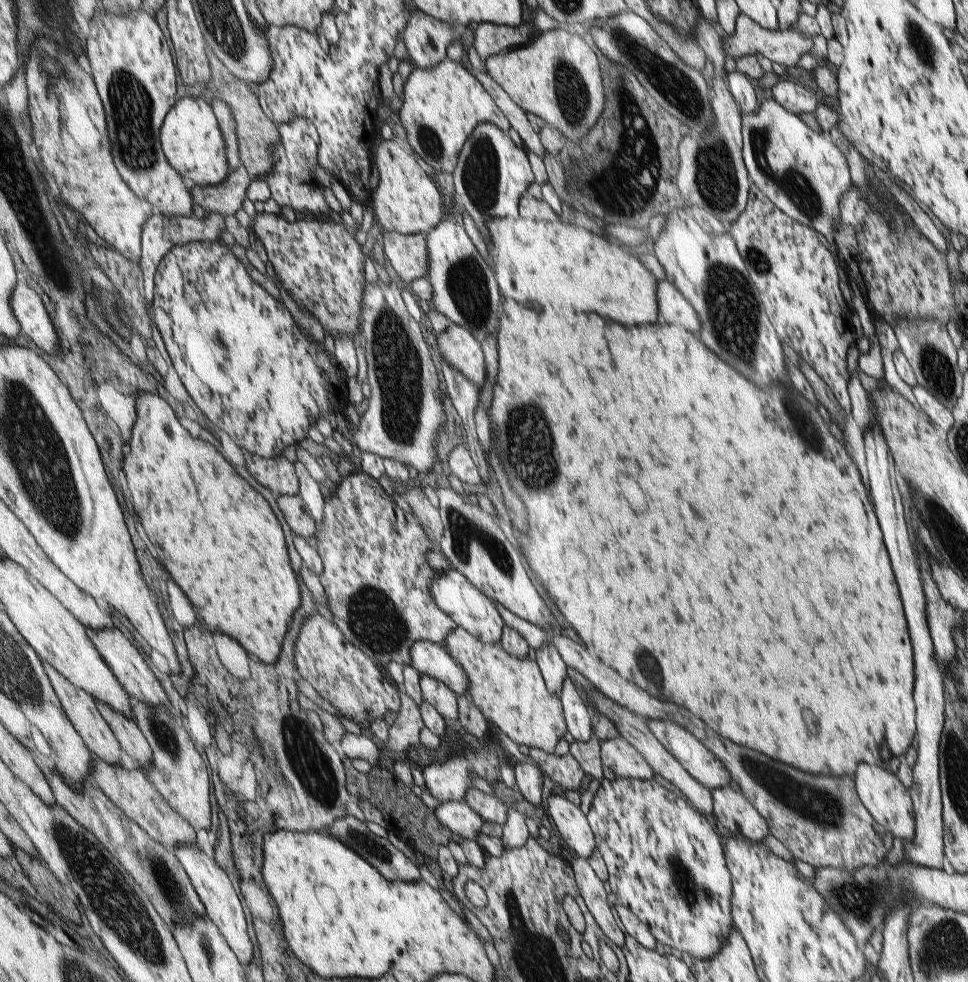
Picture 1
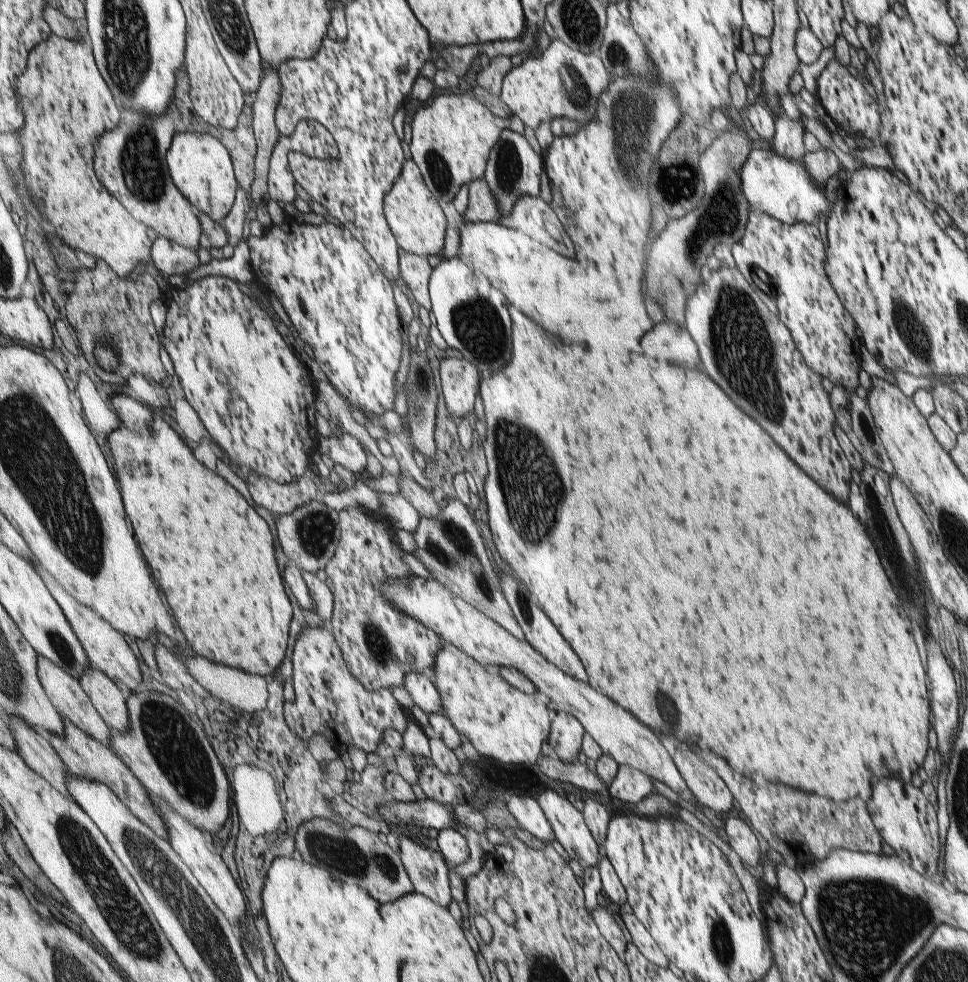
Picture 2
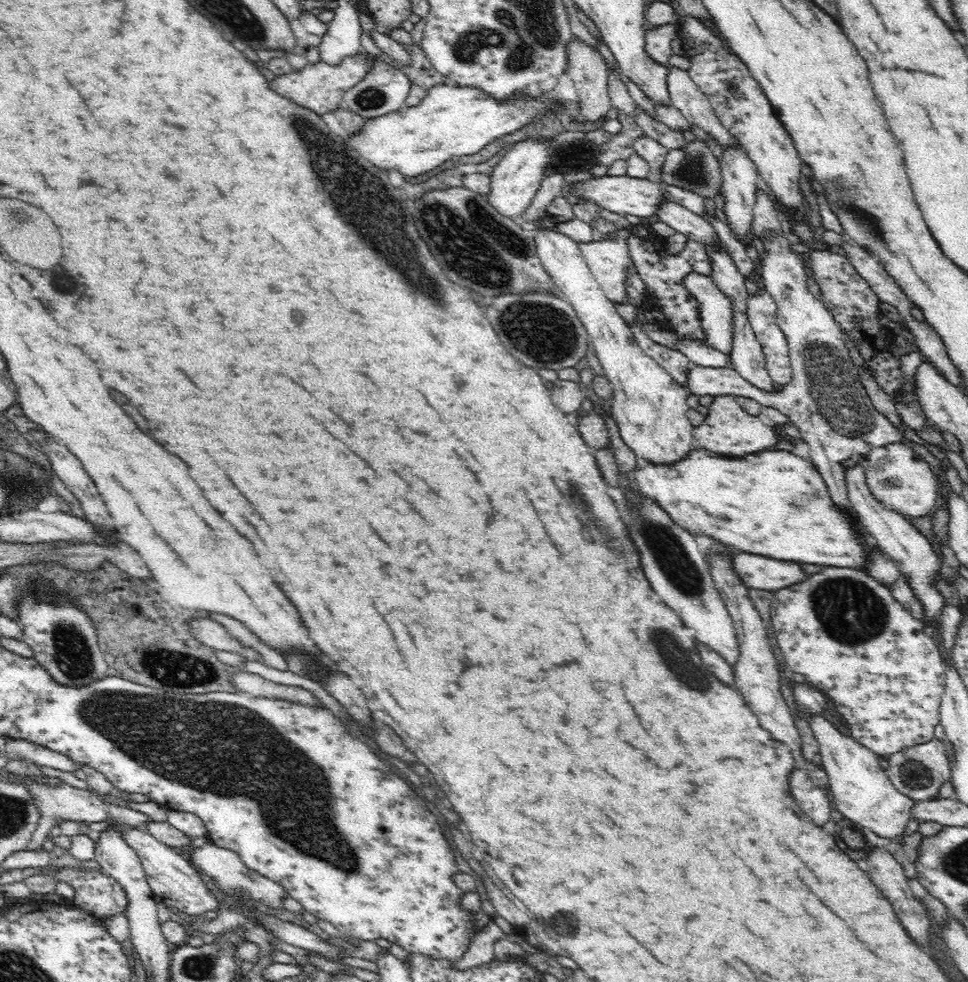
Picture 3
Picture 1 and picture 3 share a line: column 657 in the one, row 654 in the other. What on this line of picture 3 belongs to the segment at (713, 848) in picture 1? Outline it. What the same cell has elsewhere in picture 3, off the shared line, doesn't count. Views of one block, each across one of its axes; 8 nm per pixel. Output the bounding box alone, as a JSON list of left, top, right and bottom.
[773,566,946,759]

